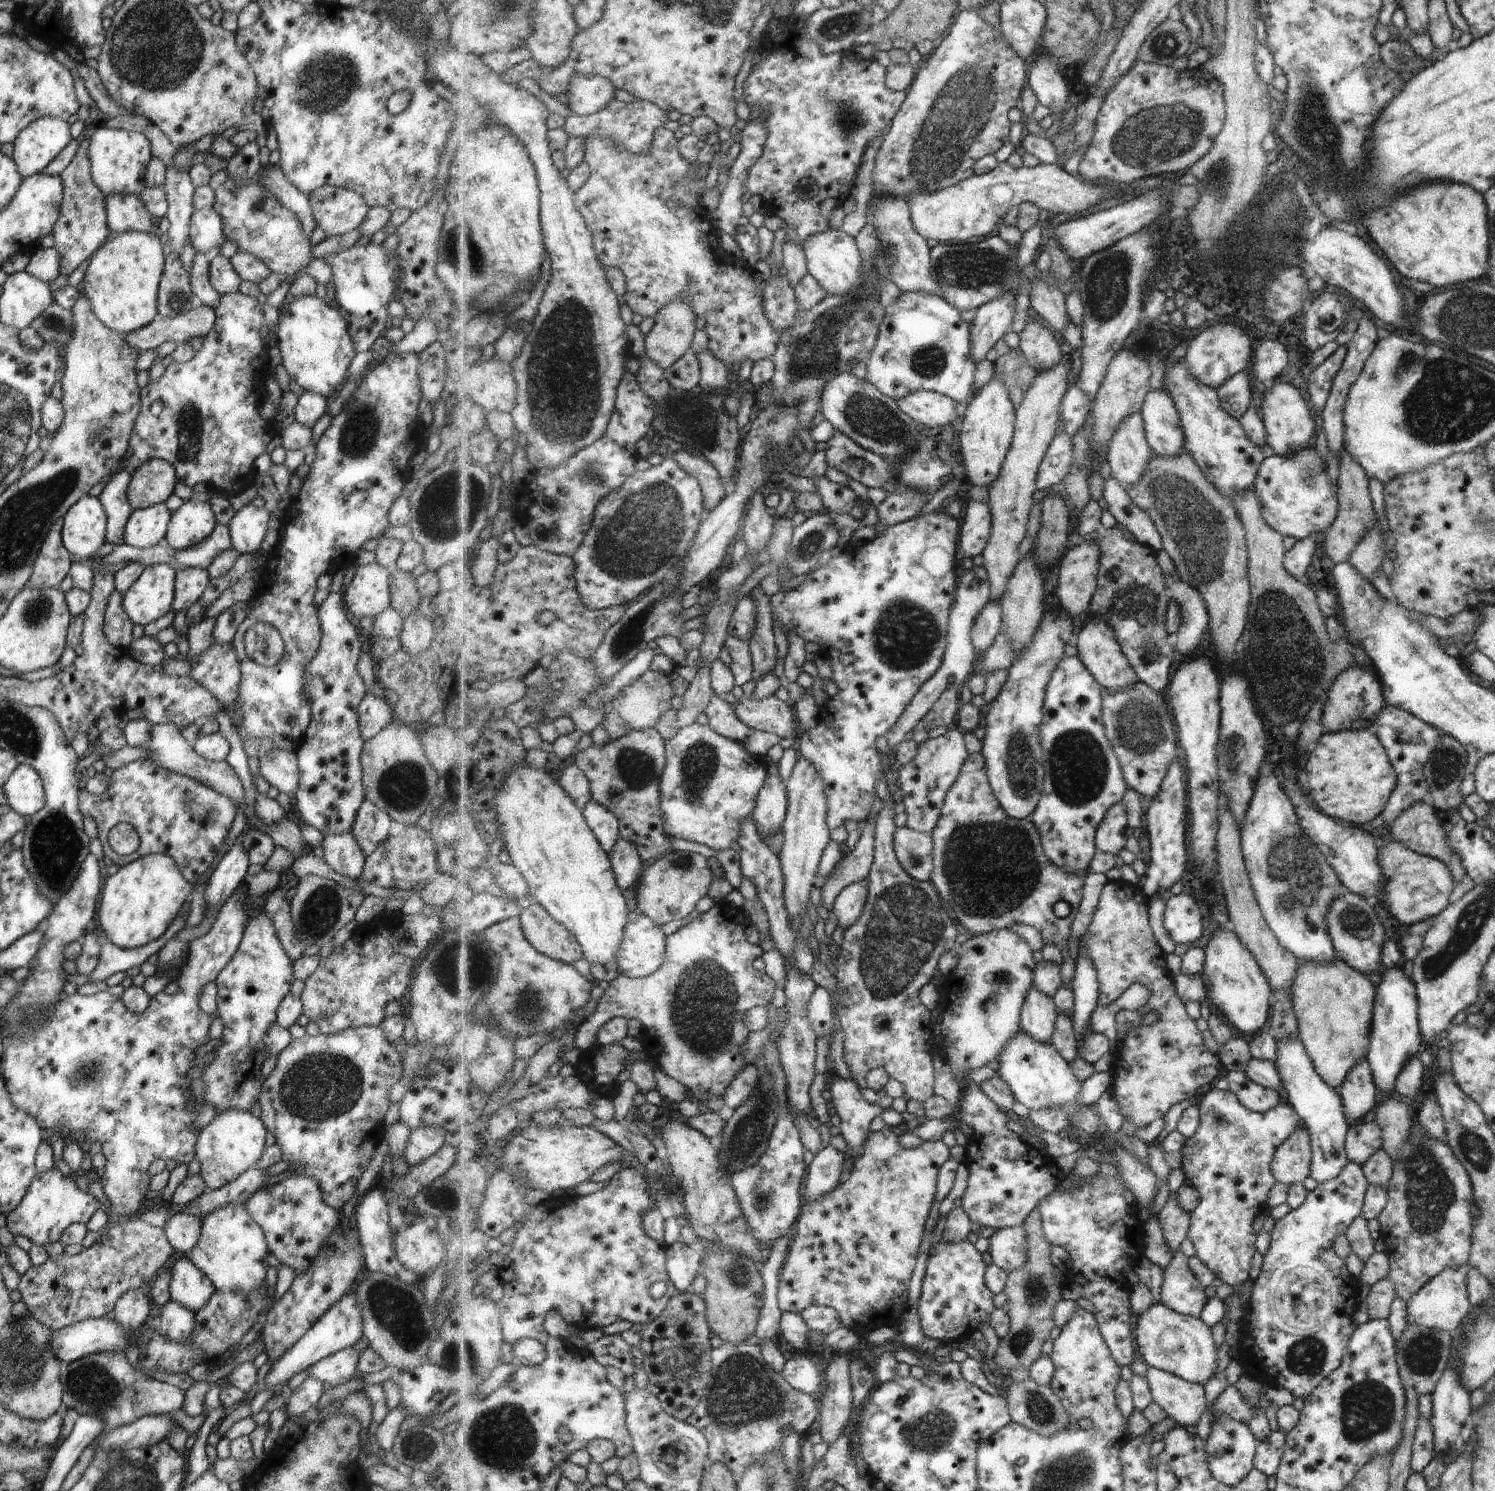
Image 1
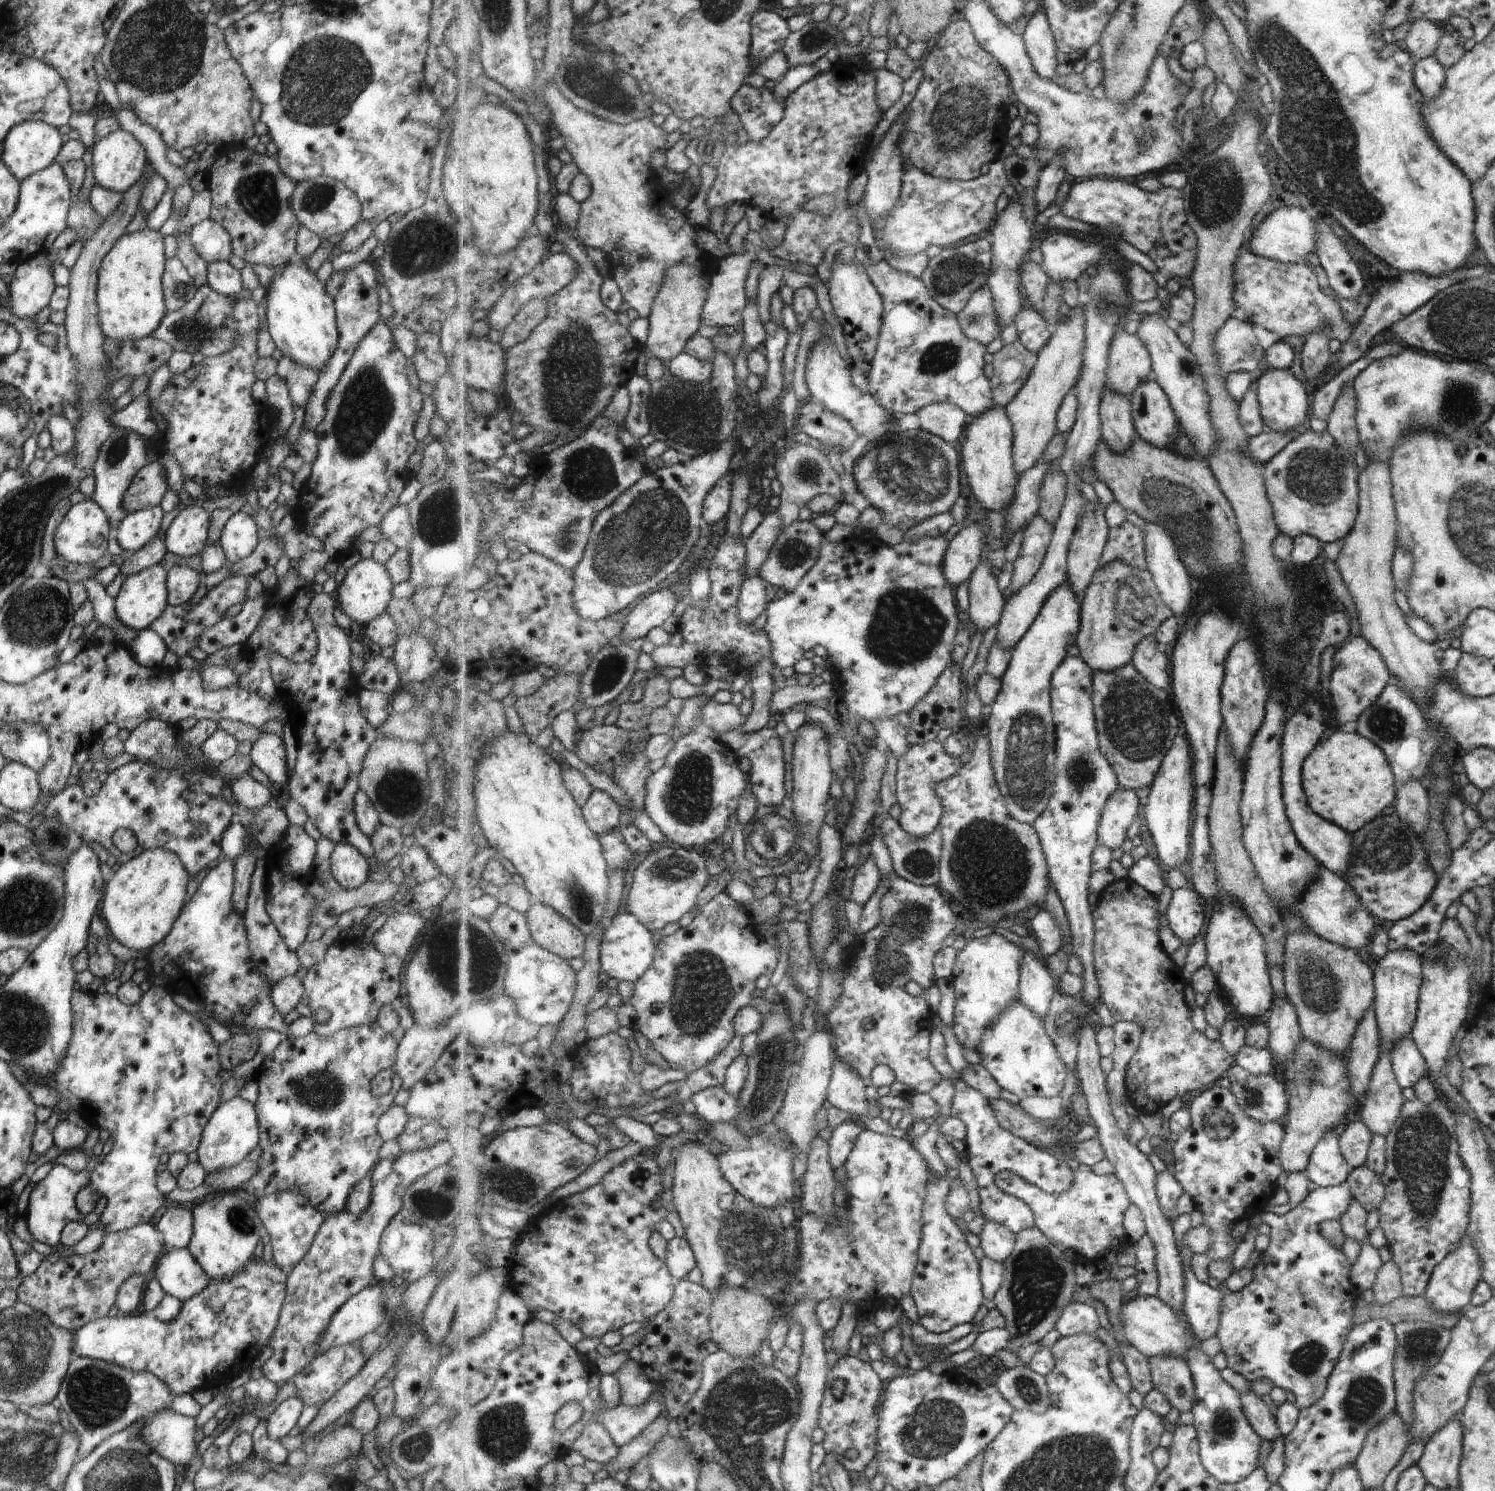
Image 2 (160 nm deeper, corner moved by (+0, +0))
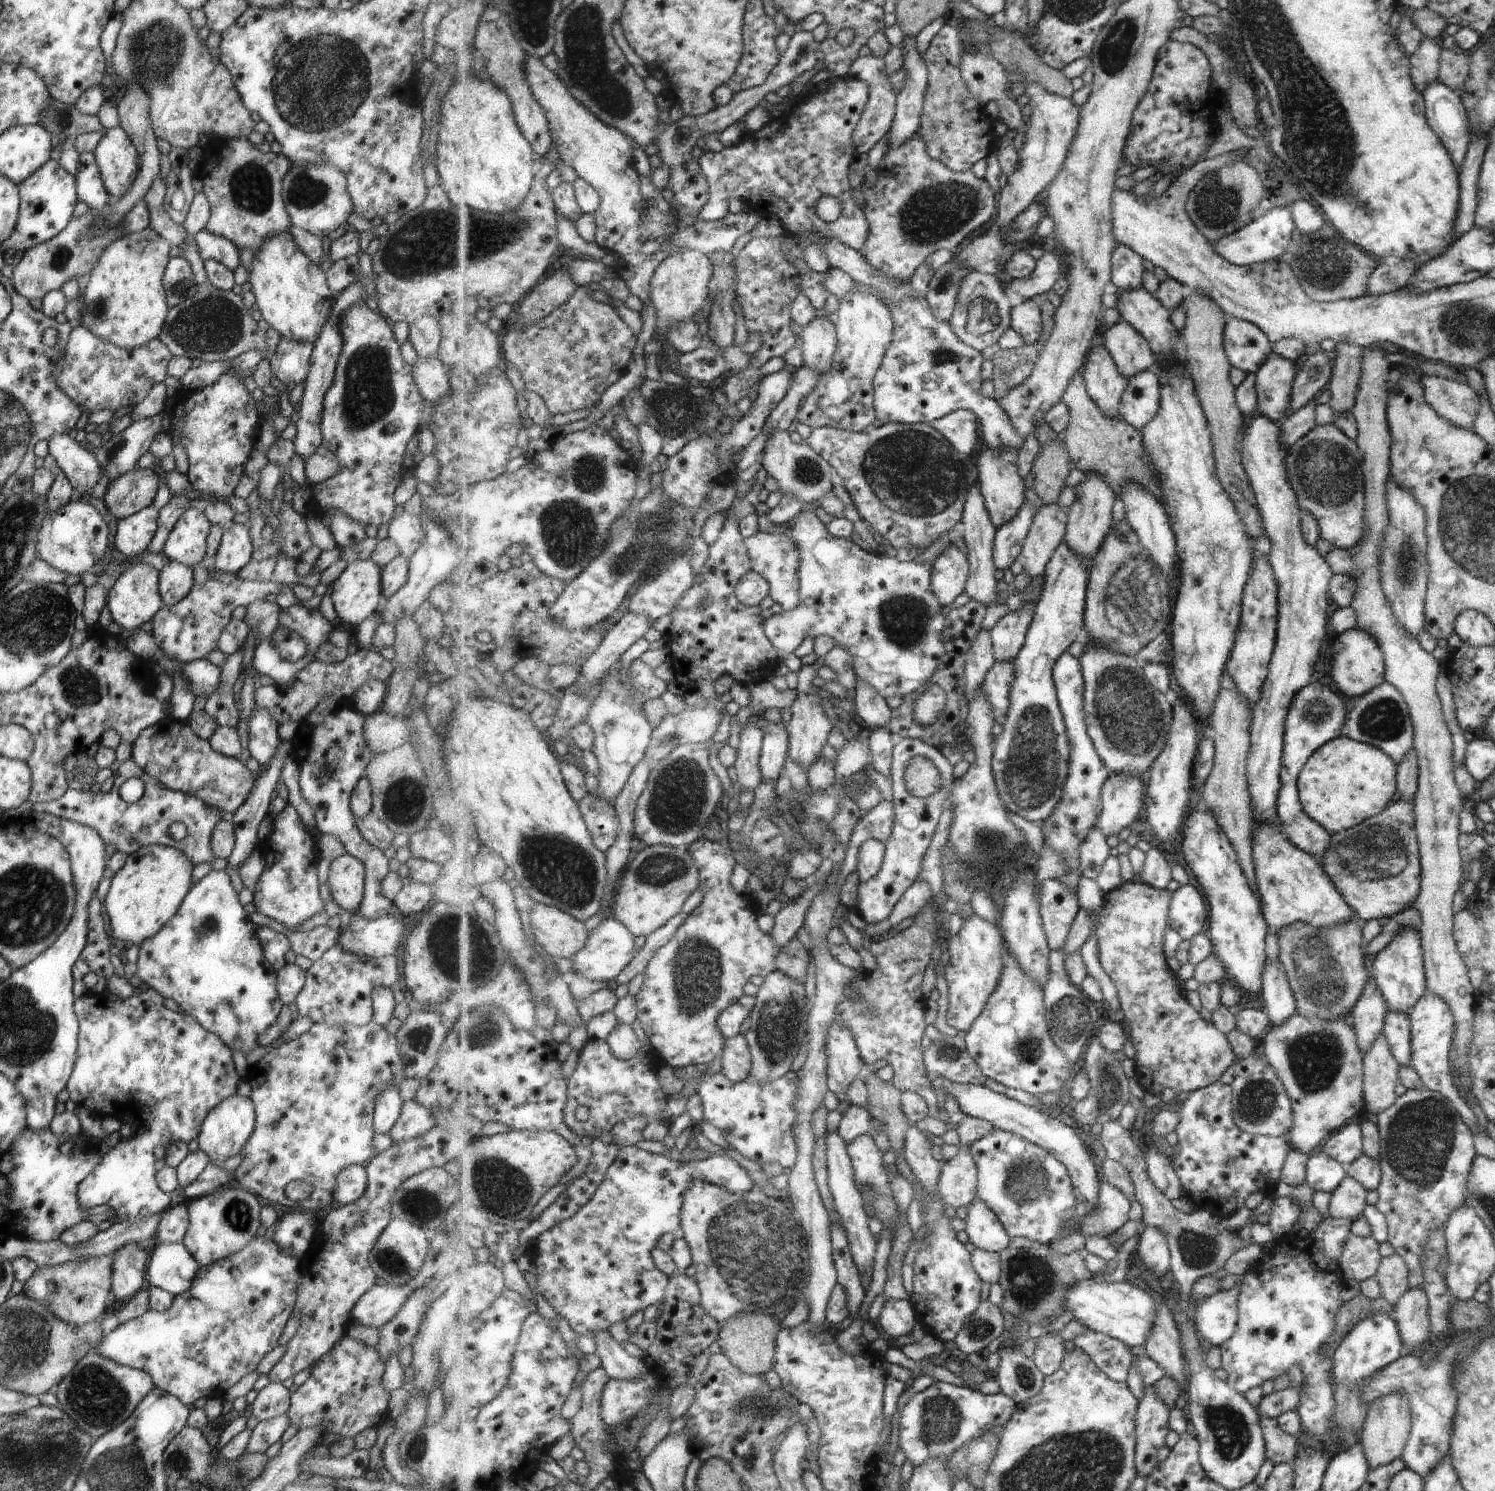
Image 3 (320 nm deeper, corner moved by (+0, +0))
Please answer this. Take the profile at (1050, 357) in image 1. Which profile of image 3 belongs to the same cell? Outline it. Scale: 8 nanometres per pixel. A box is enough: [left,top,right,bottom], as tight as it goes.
[1011,299,1044,345]

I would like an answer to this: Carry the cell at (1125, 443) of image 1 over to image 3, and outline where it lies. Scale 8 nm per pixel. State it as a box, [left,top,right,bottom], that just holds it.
[1083,338,1128,419]

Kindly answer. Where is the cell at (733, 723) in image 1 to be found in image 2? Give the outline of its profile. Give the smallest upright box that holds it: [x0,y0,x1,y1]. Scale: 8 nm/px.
[718,726,787,806]

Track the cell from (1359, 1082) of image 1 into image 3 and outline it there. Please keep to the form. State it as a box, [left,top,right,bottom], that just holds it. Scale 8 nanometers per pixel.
[1347,977,1385,1054]

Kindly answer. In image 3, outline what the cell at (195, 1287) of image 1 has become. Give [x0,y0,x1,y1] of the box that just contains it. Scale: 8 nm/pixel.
[145,1243,199,1296]

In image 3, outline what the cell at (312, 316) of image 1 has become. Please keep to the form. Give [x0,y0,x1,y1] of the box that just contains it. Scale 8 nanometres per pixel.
[248,232,334,344]

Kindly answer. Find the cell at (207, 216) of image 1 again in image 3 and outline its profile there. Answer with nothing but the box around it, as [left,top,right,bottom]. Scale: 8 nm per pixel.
[193,229,240,271]

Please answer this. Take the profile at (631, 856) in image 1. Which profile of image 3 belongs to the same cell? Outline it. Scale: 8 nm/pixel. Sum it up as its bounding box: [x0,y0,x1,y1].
[578,793,621,854]

